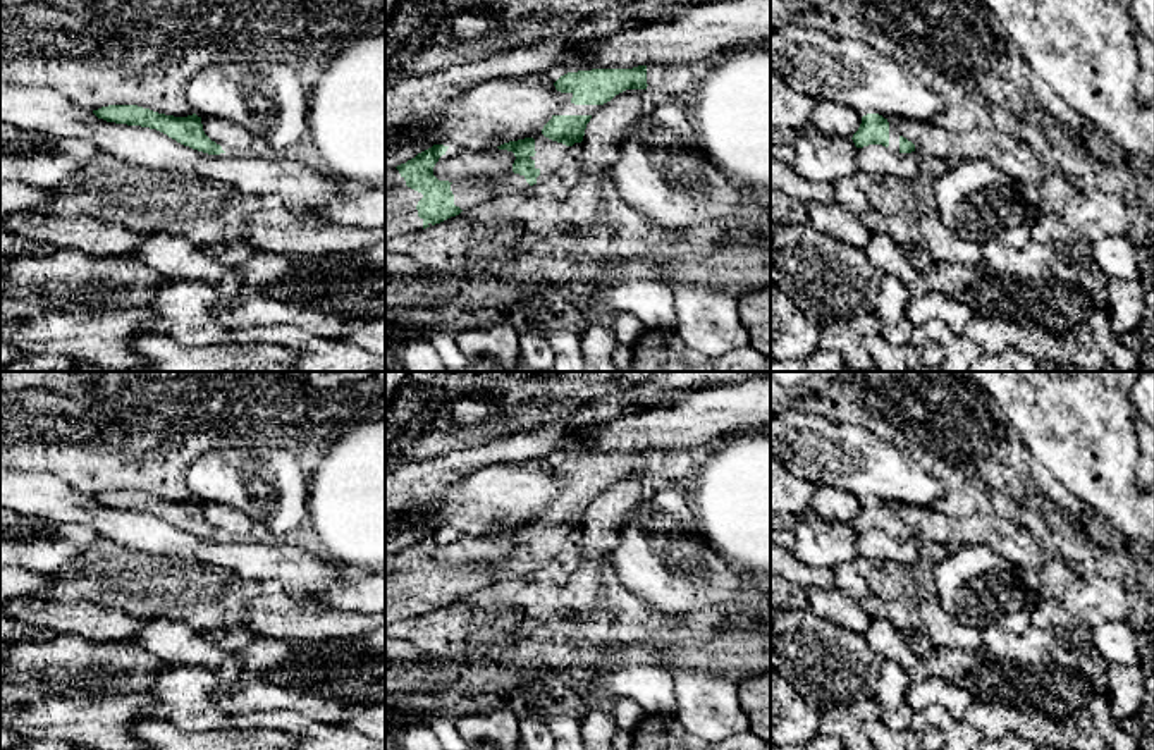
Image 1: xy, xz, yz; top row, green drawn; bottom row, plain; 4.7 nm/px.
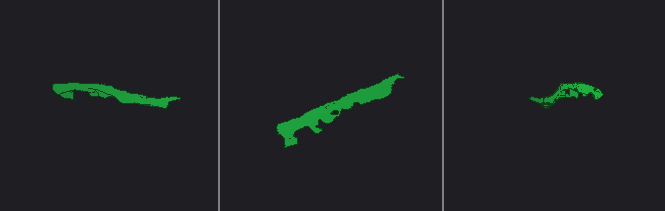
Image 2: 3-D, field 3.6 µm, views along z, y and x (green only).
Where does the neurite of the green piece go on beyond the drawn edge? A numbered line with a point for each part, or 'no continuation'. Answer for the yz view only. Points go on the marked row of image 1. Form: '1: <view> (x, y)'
1: yz (893, 133)

